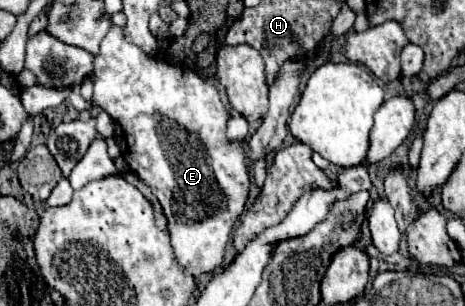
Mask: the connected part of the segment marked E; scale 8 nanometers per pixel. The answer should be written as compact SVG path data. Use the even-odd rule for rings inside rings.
M112 25L100 43L100 53L94 59L92 103L114 119L114 139L122 151L124 161L158 197L168 219L174 255L186 275L200 277L222 267L226 245L232 241L234 225L246 211L250 167L246 159L246 143L230 141L226 137L230 113L220 97L218 87L190 67L170 63L158 53L146 55L138 45L124 37L122 27Z

